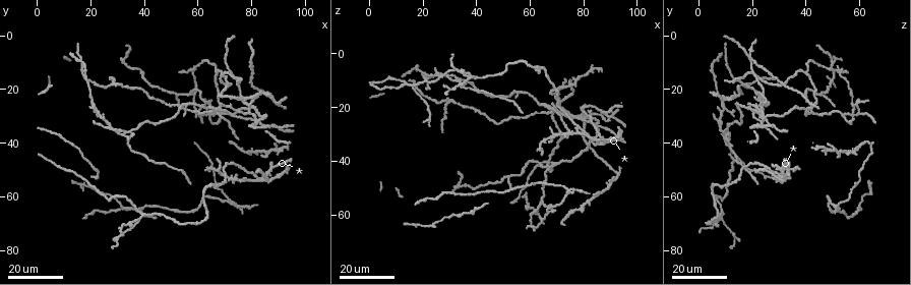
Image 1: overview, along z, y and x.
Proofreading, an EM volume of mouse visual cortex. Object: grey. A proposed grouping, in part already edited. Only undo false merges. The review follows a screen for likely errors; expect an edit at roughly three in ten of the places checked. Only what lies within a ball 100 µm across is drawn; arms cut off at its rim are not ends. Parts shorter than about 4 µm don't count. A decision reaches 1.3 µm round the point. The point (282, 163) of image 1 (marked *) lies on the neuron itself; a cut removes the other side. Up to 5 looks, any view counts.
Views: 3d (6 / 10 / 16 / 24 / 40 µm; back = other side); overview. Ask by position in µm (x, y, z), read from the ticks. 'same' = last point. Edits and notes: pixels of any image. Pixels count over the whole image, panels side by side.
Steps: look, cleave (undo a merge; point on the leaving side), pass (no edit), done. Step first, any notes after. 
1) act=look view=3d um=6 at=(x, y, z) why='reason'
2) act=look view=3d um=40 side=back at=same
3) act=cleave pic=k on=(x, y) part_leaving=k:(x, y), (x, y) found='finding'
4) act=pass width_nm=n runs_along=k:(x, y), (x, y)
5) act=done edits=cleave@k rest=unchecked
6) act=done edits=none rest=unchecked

act=look view=3d um=16 at=(74, 64, 50)

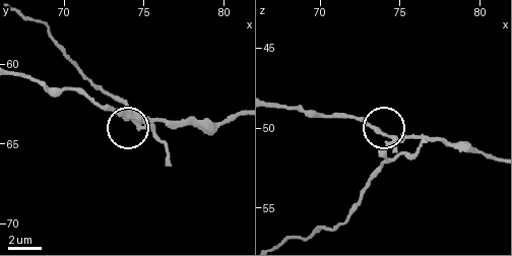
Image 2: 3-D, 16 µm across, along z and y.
act=look view=3d um=10 at=(74.4, 63.3, 50.5) why='closer look'

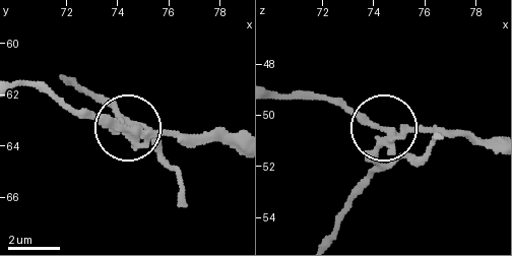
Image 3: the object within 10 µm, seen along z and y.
act=cleave pic=3 on=(378, 167) arms=4 found='a second neuron is stuck on'

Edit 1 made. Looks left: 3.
act=look view=3d um=24 at=(32, 9, 50) why='two arms in line, one across'

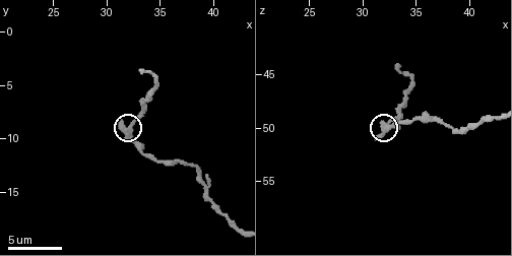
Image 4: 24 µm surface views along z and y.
act=look view=3d um=10 at=(32.0, 9.6, 50.2) why='zoom in'

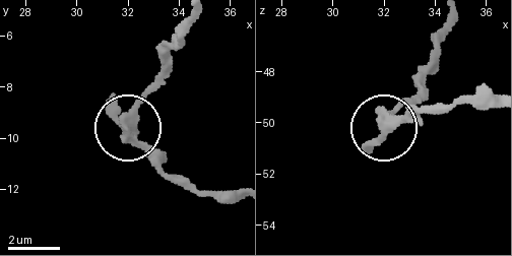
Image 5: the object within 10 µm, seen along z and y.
act=pass runs_along=5:(236, 196), (190, 192), (131, 137), (139, 105), (168, 74) found='continuous, no second neuron'

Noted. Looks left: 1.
act=done edits=cleave@3 rest=unchecked

